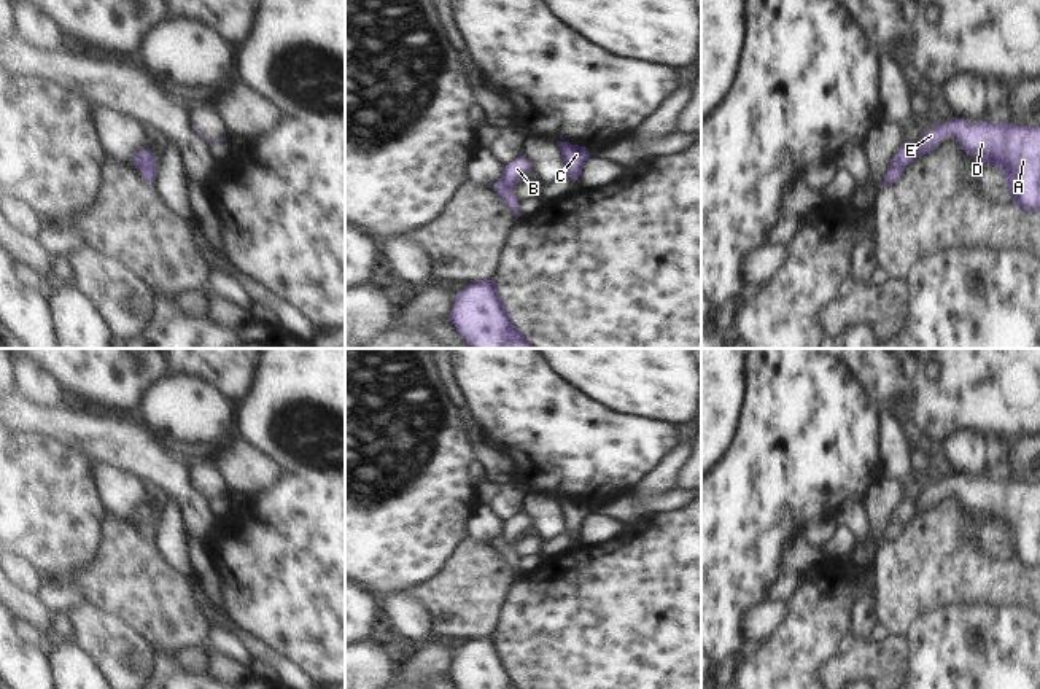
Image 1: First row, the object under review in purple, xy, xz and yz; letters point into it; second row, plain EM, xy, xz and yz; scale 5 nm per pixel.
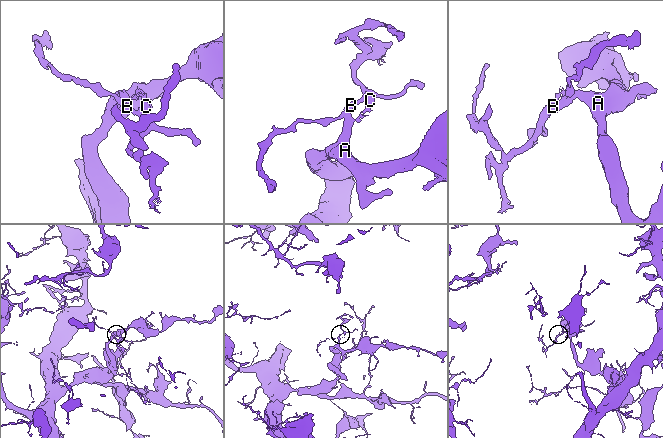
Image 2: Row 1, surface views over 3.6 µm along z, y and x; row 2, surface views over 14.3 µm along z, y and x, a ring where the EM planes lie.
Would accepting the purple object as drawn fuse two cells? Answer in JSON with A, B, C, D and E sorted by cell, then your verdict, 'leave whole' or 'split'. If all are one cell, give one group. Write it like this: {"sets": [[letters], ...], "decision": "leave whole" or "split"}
{"sets": [["A", "D", "E"], ["B", "C"]], "decision": "split"}

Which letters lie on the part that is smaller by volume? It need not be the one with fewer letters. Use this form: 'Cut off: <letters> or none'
Cut off: B, C

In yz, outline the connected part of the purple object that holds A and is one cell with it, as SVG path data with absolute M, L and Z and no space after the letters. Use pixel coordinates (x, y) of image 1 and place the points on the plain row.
M951 474L946 479L937 479L916 500L914 516L929 509L946 493L956 493L960 504L978 517L1002 527L1011 555L1024 568L1040 566L1040 484L1018 482L1003 479L967 479L964 474Z

